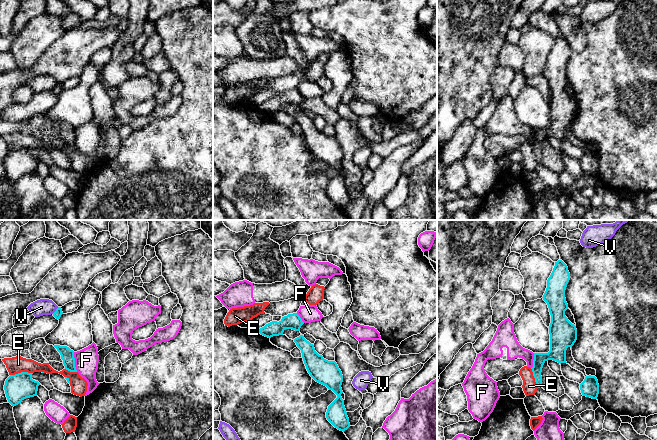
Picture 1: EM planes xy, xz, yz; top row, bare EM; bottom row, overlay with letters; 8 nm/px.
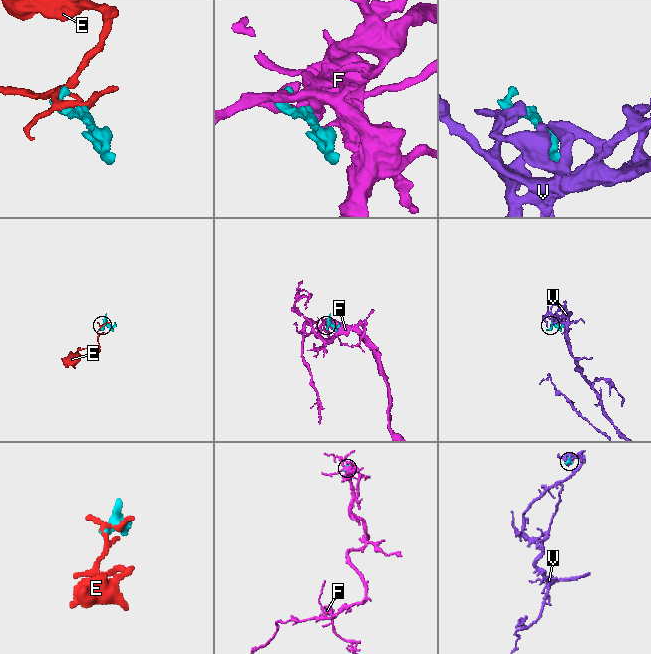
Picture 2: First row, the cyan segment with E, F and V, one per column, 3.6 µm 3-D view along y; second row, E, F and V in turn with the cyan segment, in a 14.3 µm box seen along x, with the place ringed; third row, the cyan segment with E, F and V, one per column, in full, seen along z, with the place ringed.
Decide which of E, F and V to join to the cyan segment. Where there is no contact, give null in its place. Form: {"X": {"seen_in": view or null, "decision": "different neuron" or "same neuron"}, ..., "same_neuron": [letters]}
{"E": {"seen_in": "xy", "decision": "different neuron"}, "F": {"seen_in": "xy", "decision": "different neuron"}, "V": {"seen_in": "xy", "decision": "same neuron"}, "same_neuron": ["V"]}

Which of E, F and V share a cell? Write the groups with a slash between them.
E / F / V

